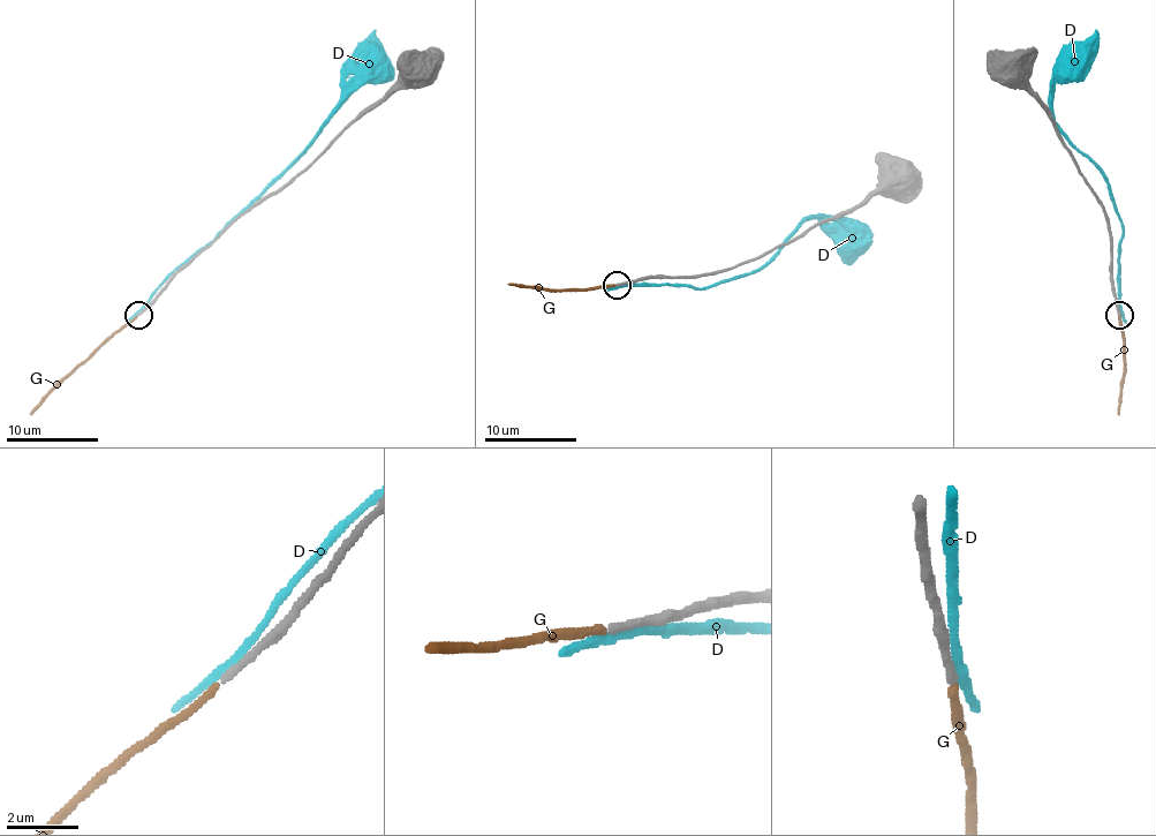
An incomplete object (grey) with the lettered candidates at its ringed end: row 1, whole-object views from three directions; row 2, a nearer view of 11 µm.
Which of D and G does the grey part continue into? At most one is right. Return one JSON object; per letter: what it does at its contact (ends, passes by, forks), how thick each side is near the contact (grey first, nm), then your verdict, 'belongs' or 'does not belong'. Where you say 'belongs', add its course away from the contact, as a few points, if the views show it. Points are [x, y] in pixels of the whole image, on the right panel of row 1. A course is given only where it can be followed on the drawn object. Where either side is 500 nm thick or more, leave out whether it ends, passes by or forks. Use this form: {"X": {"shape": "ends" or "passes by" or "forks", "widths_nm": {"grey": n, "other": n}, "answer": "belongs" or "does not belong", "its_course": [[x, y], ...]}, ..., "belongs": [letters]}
{"D": {"shape": "passes by", "widths_nm": {"grey": 300, "other": 240}, "answer": "does not belong"}, "G": {"shape": "ends", "widths_nm": {"grey": 240, "other": 220}, "answer": "belongs", "its_course": [[1119, 315], [1124, 361], [1117, 414]]}, "belongs": ["G"]}

